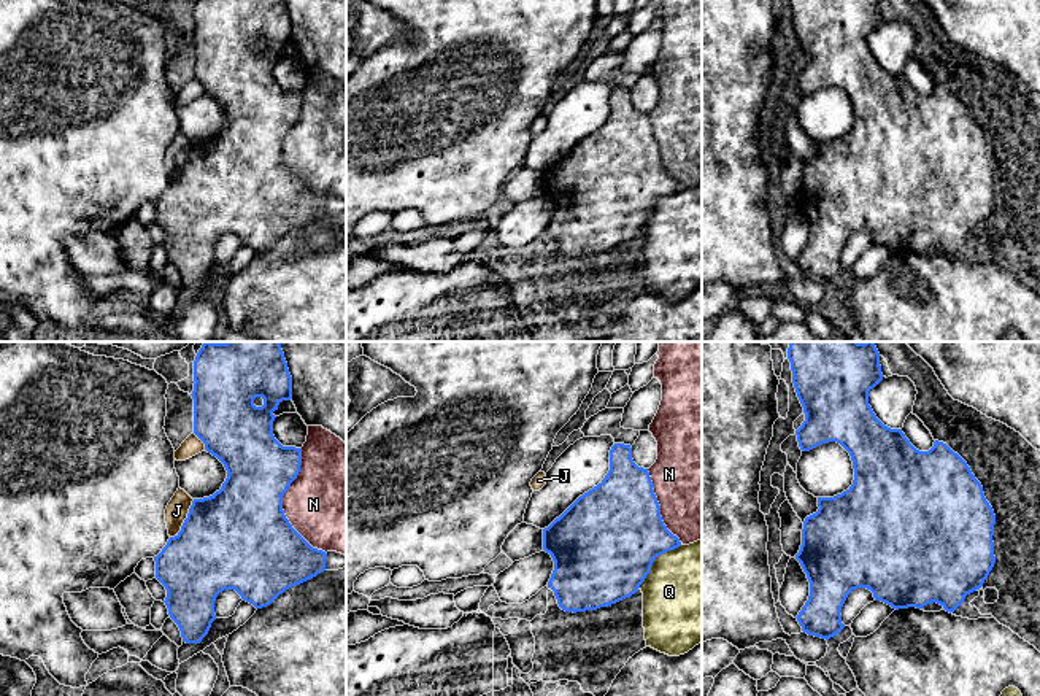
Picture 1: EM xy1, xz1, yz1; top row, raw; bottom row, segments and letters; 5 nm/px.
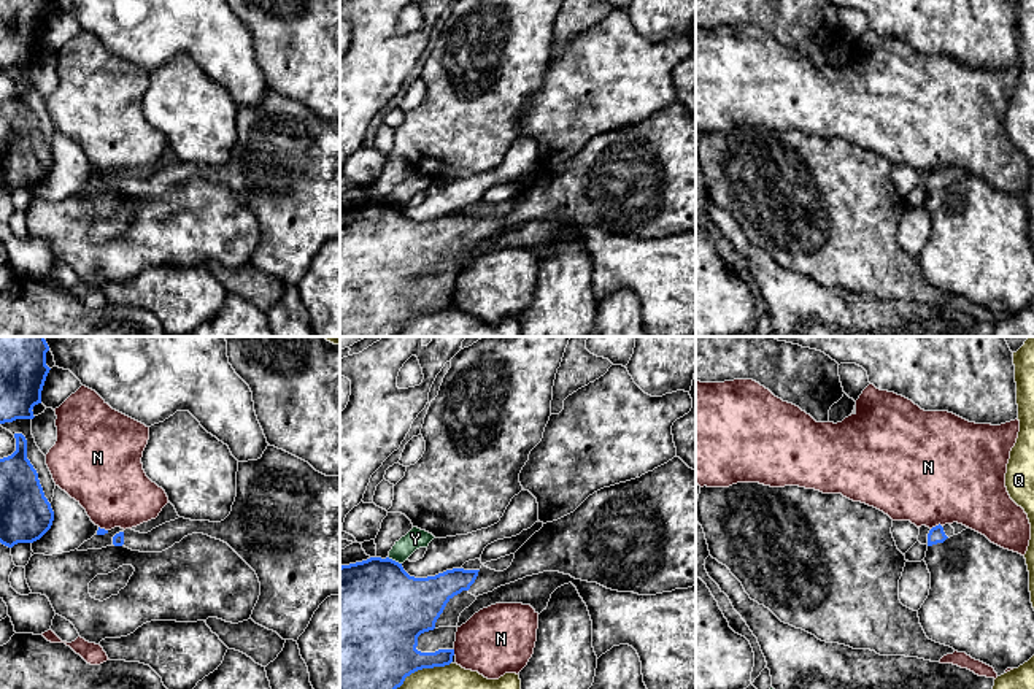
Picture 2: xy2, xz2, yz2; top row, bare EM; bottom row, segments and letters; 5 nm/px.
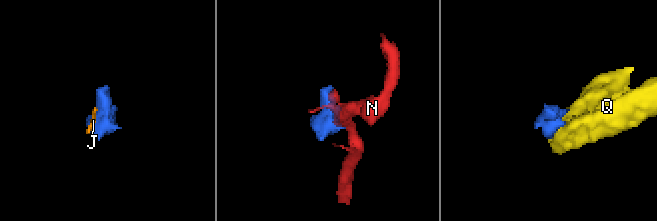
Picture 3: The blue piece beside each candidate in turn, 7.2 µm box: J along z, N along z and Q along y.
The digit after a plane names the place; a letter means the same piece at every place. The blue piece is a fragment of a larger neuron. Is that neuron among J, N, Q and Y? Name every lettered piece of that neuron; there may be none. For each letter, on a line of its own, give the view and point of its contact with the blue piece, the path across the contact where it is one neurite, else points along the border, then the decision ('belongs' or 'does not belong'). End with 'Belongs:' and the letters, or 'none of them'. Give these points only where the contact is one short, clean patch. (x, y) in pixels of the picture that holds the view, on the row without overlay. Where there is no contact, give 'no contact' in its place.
J: meets blue in xy1 at (184, 164); does not belong
N: meets blue in xy1 at (281, 148); does not belong
Q: meets blue in xz1 at (654, 202); does not belong
Y: meets blue in xz2 at (394, 205); border along xz2 (388, 202), (401, 208); does not belong
Belongs: none of them

